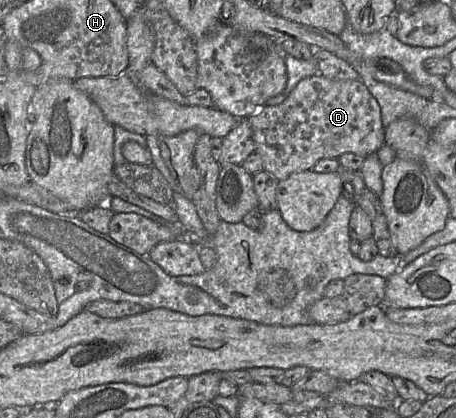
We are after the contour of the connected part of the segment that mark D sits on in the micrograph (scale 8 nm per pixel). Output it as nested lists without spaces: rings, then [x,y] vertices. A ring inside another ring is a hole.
[[[319,74],[304,78],[282,103],[265,105],[248,119],[256,145],[255,152],[262,158],[263,170],[279,181],[293,173],[312,170],[321,159],[337,159],[345,153],[366,158],[385,144],[380,106],[360,79],[332,80]]]

